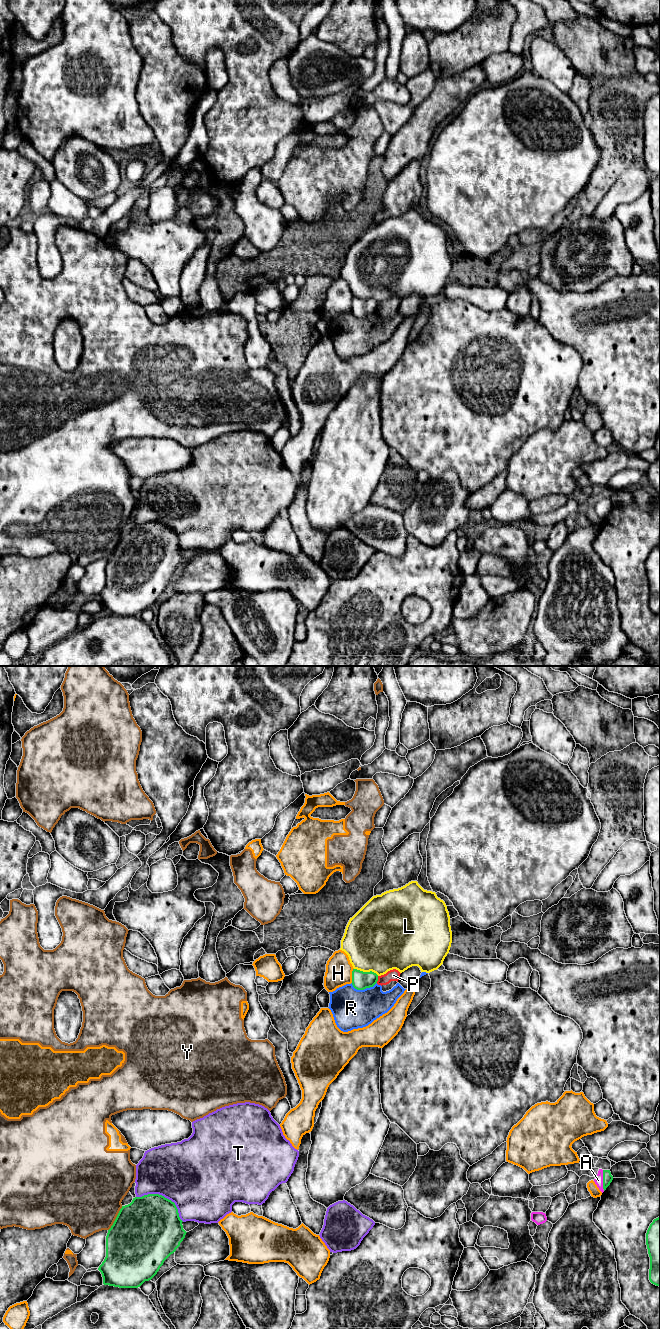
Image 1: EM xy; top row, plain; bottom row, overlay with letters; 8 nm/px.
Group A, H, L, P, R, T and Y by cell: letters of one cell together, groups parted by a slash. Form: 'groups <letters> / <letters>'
groups A / H Y / L / P / R / T

